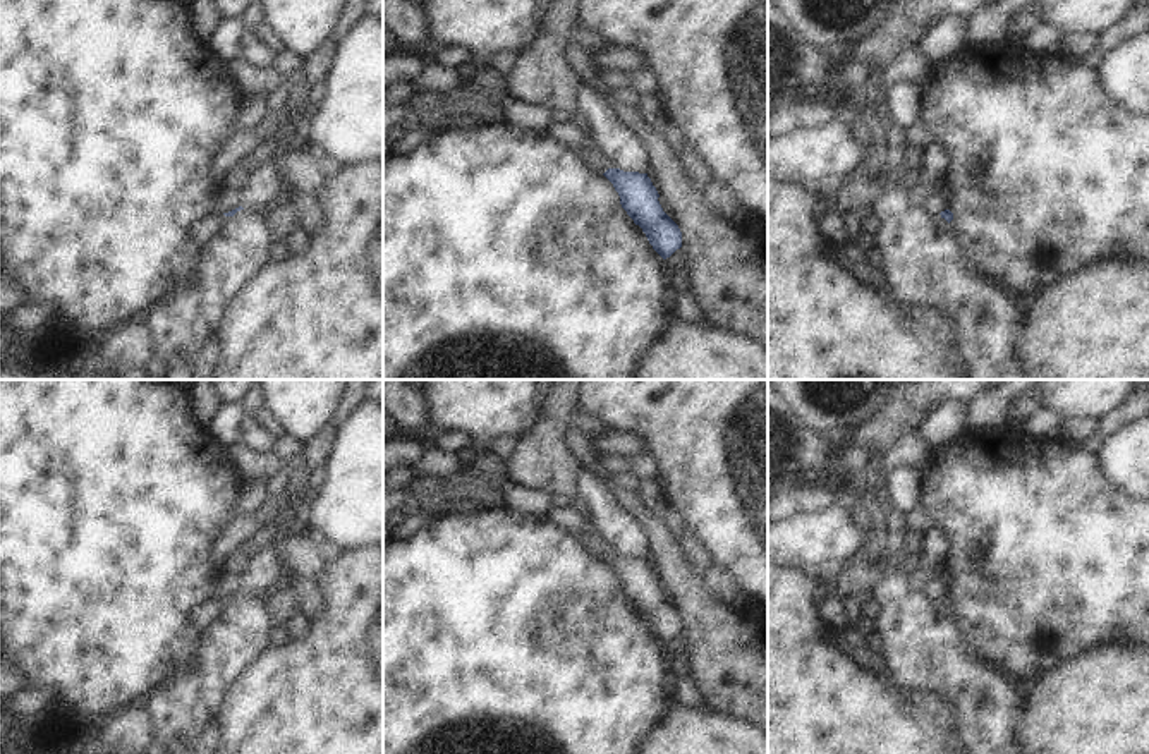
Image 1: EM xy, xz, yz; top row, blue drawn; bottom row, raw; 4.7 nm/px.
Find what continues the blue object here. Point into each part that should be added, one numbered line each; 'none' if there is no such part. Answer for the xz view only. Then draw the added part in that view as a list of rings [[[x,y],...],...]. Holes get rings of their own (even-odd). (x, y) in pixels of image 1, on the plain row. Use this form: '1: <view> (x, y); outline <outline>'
1: xz (593, 543); outline [[[596,529],[579,539],[582,543],[582,548],[593,556],[605,558],[608,553],[613,553]]]

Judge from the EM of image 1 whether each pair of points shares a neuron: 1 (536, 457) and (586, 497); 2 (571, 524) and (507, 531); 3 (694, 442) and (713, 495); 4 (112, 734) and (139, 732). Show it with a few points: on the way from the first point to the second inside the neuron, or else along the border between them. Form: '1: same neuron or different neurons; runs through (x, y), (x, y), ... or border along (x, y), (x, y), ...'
1: different neurons; border along (581, 468), (576, 478), (574, 498)
2: different neurons; border along (545, 517), (577, 538)
3: same neuron; runs through (708, 456), (713, 461), (713, 481)
4: same neuron; runs through (119, 734), (133, 732)

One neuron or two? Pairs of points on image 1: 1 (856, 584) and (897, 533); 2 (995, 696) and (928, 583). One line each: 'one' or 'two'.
1: one
2: two

